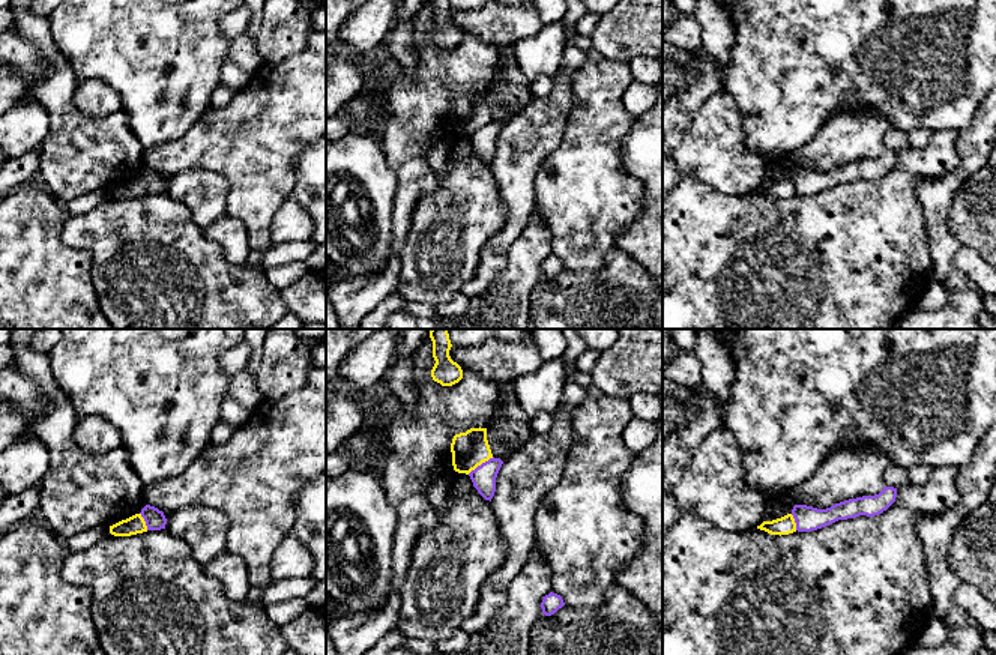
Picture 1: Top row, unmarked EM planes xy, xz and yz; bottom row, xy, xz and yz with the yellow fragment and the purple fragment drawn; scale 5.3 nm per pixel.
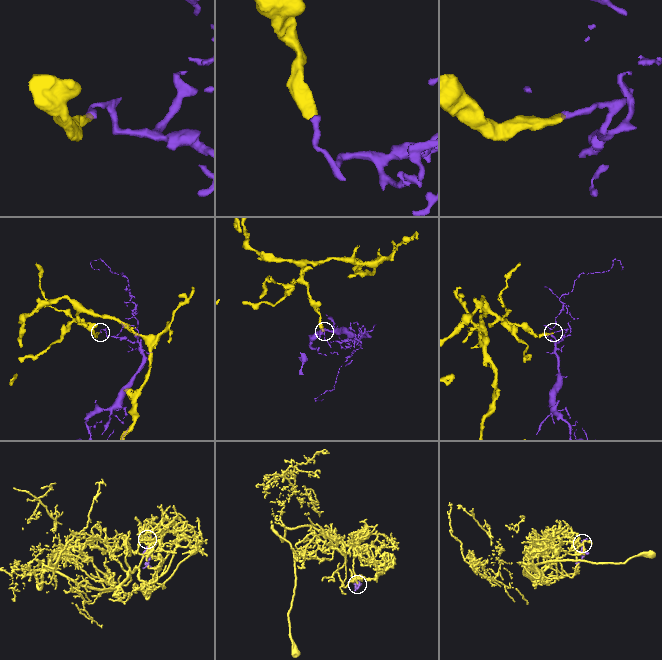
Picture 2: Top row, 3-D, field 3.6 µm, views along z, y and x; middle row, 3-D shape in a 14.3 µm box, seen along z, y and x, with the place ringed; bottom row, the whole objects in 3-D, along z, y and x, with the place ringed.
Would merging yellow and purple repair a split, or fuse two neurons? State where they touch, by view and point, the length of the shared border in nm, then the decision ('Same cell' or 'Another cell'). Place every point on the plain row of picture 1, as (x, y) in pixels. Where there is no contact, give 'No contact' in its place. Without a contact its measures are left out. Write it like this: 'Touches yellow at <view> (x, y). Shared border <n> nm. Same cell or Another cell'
Touches yellow at xz (479, 128). Shared border 170 nm. Another cell

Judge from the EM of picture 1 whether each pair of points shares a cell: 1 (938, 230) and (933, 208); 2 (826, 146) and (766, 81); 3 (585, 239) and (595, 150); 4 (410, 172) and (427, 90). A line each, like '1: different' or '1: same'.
1: same
2: different
3: same
4: same

